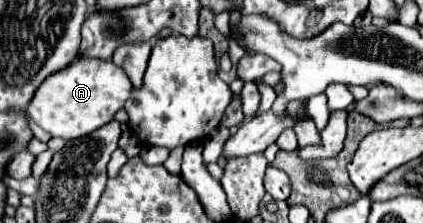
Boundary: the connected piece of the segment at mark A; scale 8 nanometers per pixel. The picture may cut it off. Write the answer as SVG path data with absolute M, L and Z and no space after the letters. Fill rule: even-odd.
M77 58L69 68L55 72L55 76L49 76L49 80L41 84L37 96L29 102L27 112L51 136L75 140L111 122L115 112L121 110L131 96L131 90L133 86L125 72L121 72L111 60Z

